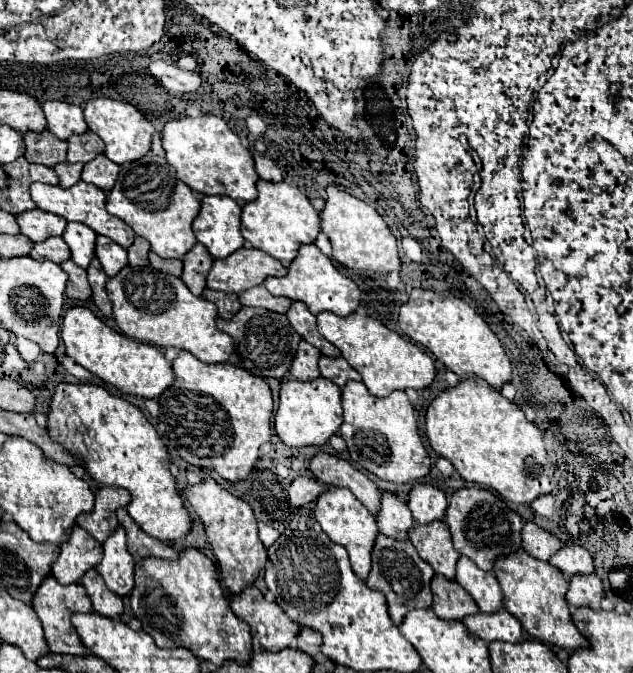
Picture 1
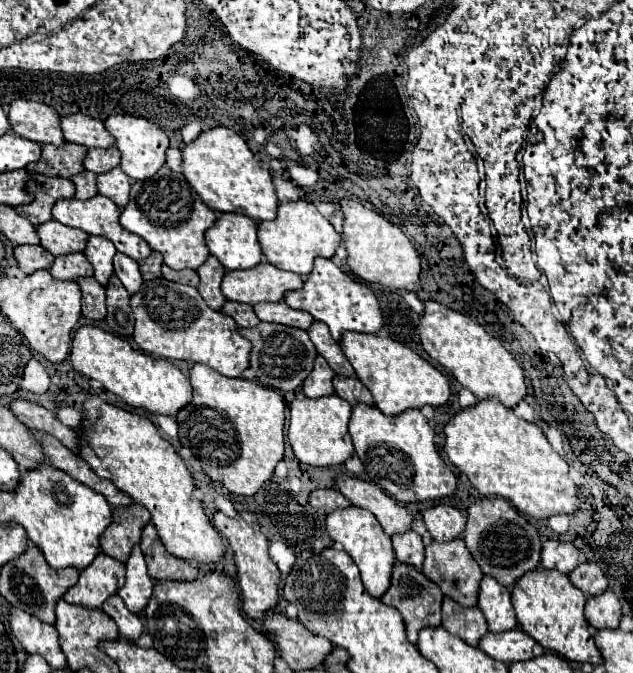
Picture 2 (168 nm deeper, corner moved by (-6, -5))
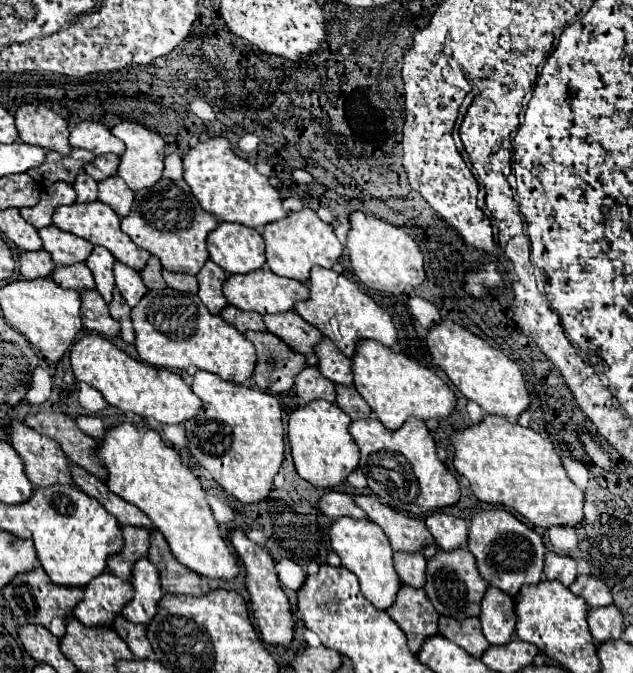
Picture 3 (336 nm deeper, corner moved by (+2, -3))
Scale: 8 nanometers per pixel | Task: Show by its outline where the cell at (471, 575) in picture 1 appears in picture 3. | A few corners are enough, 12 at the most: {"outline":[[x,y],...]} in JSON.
{"outline":[[490,587],[480,621],[490,645],[508,643],[516,627],[514,599]]}

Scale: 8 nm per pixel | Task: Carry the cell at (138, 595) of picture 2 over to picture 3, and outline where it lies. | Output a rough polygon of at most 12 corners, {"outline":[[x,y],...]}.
{"outline":[[146,557],[134,565],[134,599],[122,615],[148,625],[164,591]]}

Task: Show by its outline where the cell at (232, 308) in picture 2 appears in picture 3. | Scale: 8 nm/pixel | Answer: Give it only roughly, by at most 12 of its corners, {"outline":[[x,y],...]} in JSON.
{"outline":[[228,305],[220,313],[240,333],[266,331],[260,313]]}

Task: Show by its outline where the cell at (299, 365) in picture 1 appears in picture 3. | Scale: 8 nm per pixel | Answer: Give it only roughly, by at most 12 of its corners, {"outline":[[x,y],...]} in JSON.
{"outline":[[316,367],[296,375],[294,391],[306,403],[336,401],[334,383]]}

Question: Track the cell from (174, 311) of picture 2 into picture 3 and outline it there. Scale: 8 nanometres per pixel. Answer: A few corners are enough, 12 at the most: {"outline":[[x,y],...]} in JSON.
{"outline":[[148,291],[132,309],[138,355],[238,385],[254,345],[198,295]]}

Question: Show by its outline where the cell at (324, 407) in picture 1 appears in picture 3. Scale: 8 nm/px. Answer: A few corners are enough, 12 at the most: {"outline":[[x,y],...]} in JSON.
{"outline":[[328,401],[288,421],[296,471],[334,489],[358,469],[352,419]]}

